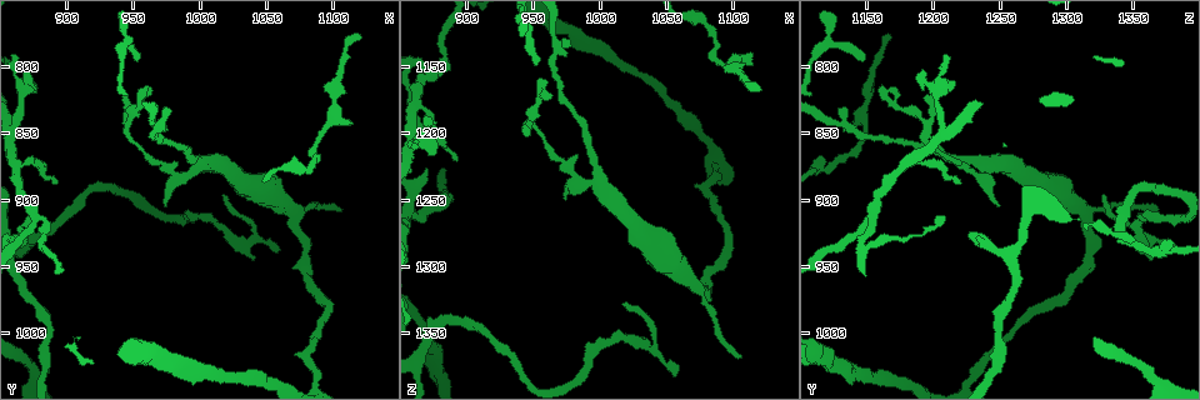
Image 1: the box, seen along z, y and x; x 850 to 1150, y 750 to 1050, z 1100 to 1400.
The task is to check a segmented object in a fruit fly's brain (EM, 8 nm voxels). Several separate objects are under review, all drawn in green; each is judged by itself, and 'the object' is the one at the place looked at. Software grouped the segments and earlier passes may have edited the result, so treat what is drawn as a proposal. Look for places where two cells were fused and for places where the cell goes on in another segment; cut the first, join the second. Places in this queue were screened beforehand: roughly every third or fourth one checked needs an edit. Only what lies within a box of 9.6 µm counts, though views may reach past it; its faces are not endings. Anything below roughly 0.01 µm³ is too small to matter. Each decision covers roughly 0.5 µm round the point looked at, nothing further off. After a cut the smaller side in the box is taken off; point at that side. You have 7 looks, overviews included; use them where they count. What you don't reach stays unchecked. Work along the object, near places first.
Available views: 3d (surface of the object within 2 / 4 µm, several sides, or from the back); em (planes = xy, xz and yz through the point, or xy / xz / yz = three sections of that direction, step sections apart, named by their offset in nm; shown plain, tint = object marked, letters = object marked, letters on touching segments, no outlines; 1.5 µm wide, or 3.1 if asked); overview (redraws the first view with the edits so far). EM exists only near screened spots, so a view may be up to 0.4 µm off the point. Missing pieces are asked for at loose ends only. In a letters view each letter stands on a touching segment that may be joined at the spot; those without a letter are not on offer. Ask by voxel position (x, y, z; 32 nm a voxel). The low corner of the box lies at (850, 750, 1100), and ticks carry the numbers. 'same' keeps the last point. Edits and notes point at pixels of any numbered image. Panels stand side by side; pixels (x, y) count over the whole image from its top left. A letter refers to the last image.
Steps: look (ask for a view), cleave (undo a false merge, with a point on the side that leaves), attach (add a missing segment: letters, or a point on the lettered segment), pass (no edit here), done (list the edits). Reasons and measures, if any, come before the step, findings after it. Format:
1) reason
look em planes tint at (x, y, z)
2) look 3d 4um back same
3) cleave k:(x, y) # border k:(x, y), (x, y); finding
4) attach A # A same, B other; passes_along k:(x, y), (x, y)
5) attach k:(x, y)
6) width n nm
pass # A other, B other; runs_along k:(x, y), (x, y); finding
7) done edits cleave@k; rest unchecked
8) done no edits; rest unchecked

calibre changes
look em planes letters at (1080, 876, 1120)

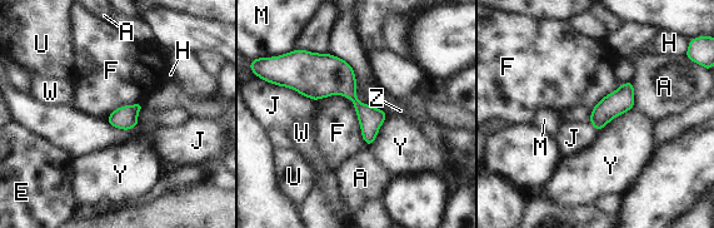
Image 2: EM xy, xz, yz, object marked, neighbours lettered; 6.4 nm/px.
pass # A other, E other, F other, H other, J other, M other, U other, W other, Y other, Z other; border 2:(318, 99), (345, 95), (367, 147); all the same cell

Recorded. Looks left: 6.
branch stops here
look 3d 4um at (894, 888, 1222)

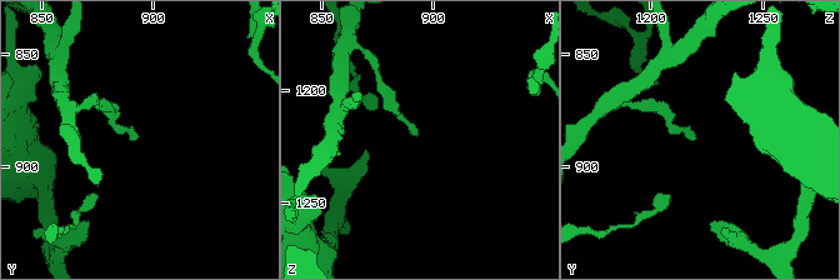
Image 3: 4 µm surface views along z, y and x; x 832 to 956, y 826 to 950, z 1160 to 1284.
look em planes letters at (893, 887, 1221)

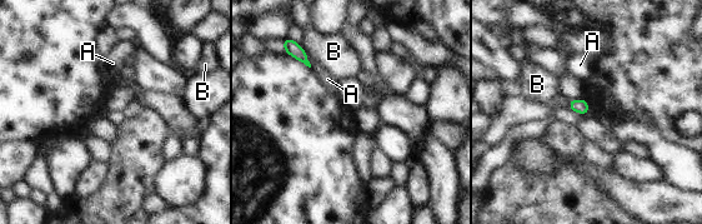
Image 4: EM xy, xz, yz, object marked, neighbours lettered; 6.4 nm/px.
pass # A other, B other; border 4:(297, 43), (305, 51), (311, 66); none of them fits

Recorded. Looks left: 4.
thin end
look 3d 4um at (1042, 944, 1366)

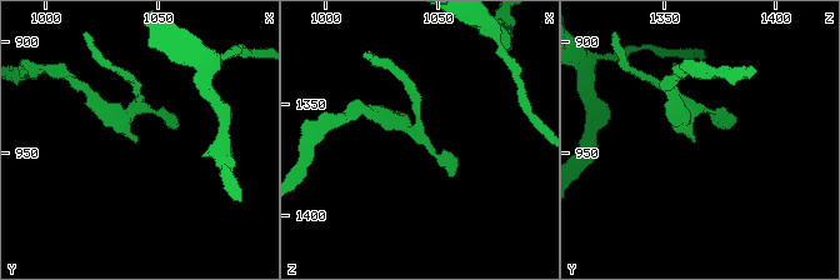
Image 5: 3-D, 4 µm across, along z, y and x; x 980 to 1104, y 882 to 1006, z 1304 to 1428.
look em planes letters at (1041, 944, 1364)

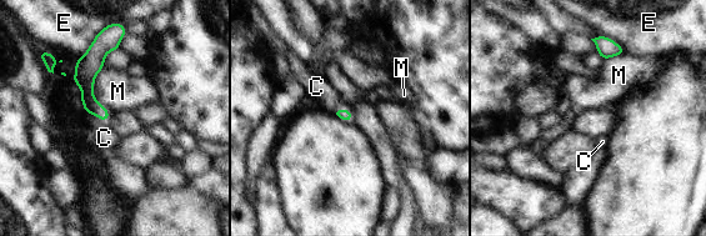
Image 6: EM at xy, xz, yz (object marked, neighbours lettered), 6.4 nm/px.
pass # C other, E other, M other; border 6:(103, 68), (94, 96), (108, 109); none of them fits

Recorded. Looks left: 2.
done no edits; rest unchecked

